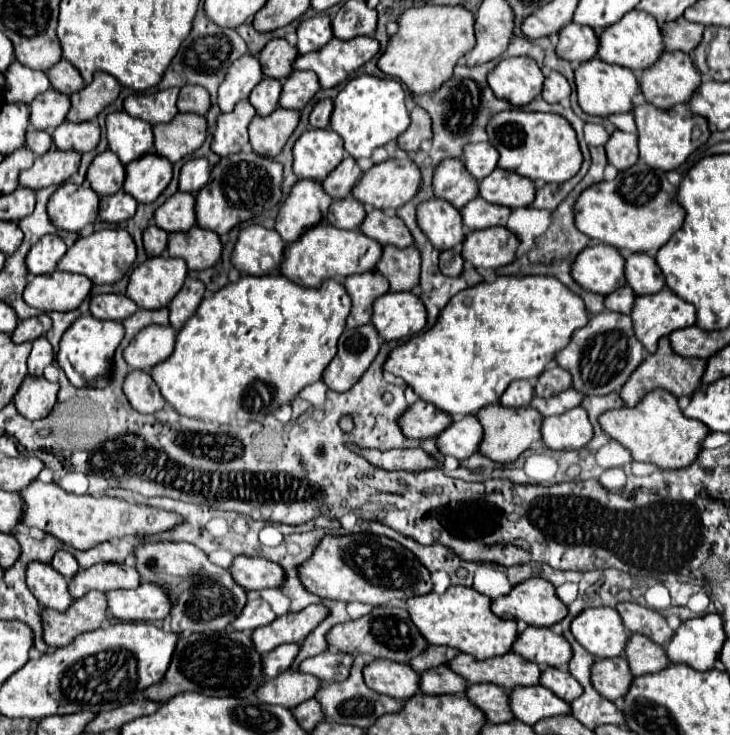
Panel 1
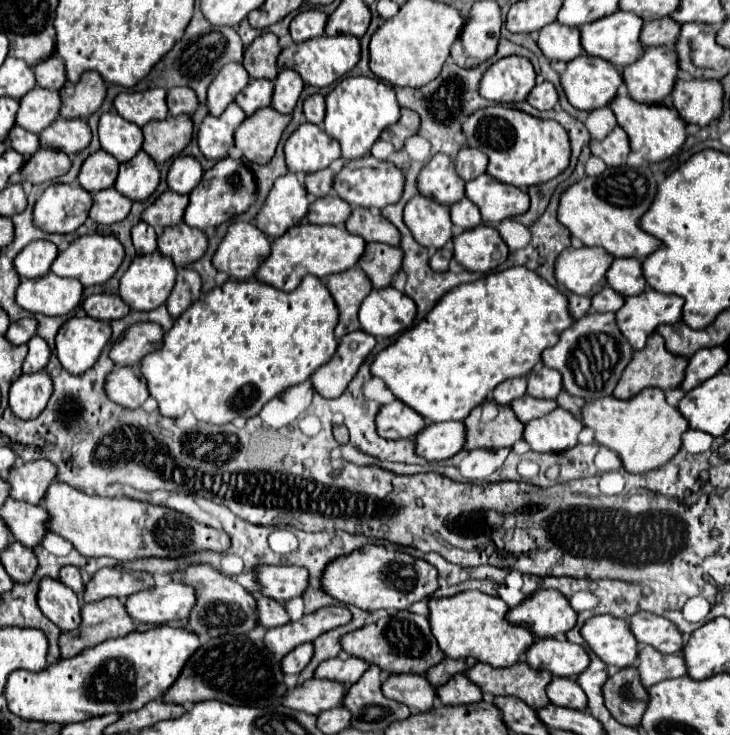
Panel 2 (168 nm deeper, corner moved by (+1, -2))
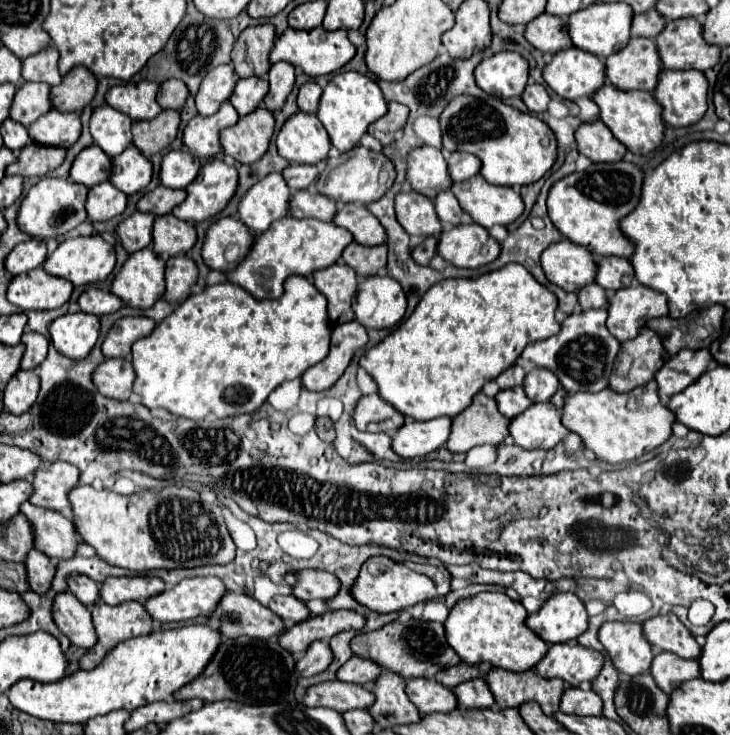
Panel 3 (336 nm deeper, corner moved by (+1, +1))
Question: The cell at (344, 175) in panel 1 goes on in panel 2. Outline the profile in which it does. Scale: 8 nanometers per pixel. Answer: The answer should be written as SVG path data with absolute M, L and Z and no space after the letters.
M330 168L314 172L314 174L306 174L306 190L308 190L308 194L314 196L314 198L322 198L322 196L332 194L332 178L334 176L336 176L336 172L330 170Z

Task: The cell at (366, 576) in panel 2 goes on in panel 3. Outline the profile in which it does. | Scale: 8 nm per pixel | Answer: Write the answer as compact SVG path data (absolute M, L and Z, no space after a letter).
M370 557L360 571L360 577L356 579L356 585L352 587L352 595L358 603L366 605L372 611L378 613L392 613L402 611L406 607L412 607L416 603L444 597L450 593L450 573L444 565L432 567L432 565L416 565L410 561L396 563L388 557Z

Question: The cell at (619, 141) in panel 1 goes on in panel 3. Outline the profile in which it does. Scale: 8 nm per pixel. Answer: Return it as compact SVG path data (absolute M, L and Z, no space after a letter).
M602 121L582 123L576 129L574 139L578 143L578 151L594 163L620 161L626 153L626 147L610 133Z

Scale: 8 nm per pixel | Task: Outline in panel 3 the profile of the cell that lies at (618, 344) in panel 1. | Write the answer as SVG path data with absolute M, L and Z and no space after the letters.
M606 309L576 311L562 321L560 333L544 341L534 341L524 347L522 359L532 361L536 367L550 369L568 393L576 391L602 391L608 387L614 359L620 351L620 343L606 327Z

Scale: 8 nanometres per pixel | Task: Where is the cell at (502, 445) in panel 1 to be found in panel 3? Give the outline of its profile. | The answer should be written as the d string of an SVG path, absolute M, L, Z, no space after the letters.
M482 391L476 393L476 397L472 399L472 405L468 405L468 409L464 409L464 413L458 413L454 419L452 419L452 433L448 437L448 443L446 443L446 449L450 453L466 453L470 451L472 447L476 445L500 445L506 437L508 437L508 425L510 425L510 419L506 419L498 407L496 407L496 401L486 397Z

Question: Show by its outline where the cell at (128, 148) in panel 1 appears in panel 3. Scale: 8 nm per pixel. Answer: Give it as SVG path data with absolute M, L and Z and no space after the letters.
M110 105L96 107L90 117L92 139L108 157L120 155L120 151L124 151L132 143L130 125L132 119L112 109Z

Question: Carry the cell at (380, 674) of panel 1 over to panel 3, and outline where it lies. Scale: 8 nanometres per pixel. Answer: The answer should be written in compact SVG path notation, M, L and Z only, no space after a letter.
M410 679L406 685L406 693L422 715L450 713L458 707L454 691L434 679Z

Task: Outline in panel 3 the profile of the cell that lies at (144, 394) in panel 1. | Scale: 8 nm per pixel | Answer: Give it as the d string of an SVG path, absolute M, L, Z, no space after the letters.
M104 359L92 373L96 389L110 399L124 401L132 393L134 369L130 359Z

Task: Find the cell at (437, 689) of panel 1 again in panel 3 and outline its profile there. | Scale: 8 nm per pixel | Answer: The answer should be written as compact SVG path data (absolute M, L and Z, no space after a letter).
M484 679L466 681L466 683L458 685L454 691L456 691L460 707L464 707L464 709L488 709L496 703L492 697L492 691Z

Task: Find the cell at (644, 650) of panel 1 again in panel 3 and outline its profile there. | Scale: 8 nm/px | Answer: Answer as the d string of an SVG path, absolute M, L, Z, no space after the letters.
M658 653L650 673L658 687L670 695L672 689L678 689L684 681L700 677L700 663L696 659L682 659L674 653Z

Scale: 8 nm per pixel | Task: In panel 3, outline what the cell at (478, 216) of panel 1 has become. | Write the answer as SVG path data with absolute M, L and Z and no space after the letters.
M450 189L436 195L434 207L436 207L438 219L442 223L448 223L448 225L458 225L460 217L464 215L464 211L460 209L460 205L458 205L458 201L456 201L456 197L454 197L454 193Z

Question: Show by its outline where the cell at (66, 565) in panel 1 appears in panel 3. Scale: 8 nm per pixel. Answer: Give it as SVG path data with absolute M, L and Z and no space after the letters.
M70 575L68 577L68 587L70 591L80 599L80 603L92 607L98 599L100 599L100 589L96 587L96 583L88 577L82 575Z

